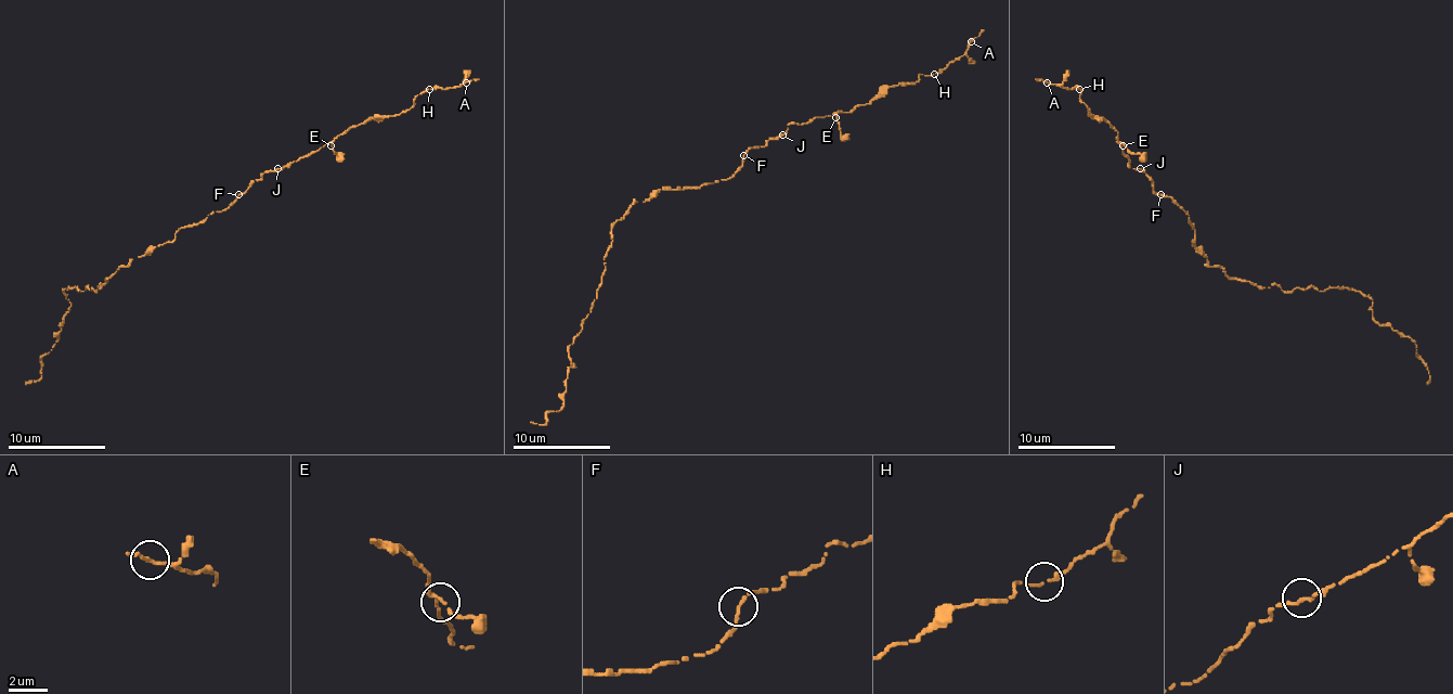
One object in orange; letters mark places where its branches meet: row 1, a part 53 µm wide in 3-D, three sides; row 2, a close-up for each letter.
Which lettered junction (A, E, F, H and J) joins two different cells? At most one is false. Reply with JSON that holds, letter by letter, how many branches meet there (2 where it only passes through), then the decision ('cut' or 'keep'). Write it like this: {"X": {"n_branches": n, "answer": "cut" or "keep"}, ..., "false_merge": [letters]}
{"A": {"n_branches": 2, "answer": "keep"}, "E": {"n_branches": 2, "answer": "keep"}, "F": {"n_branches": 2, "answer": "keep"}, "H": {"n_branches": 2, "answer": "keep"}, "J": {"n_branches": 2, "answer": "keep"}, "false_merge": []}

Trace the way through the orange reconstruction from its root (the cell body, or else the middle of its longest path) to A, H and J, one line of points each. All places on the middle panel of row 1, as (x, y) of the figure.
A: (684, 189), (728, 179), (750, 146), (785, 135), (792, 123), (851, 113), (890, 86), (942, 71), (971, 41)
H: (684, 189), (728, 179), (750, 146), (785, 135), (792, 123), (851, 113), (890, 86), (934, 74)
J: (684, 189), (728, 179), (743, 164), (743, 154), (750, 146), (763, 146), (782, 135)

